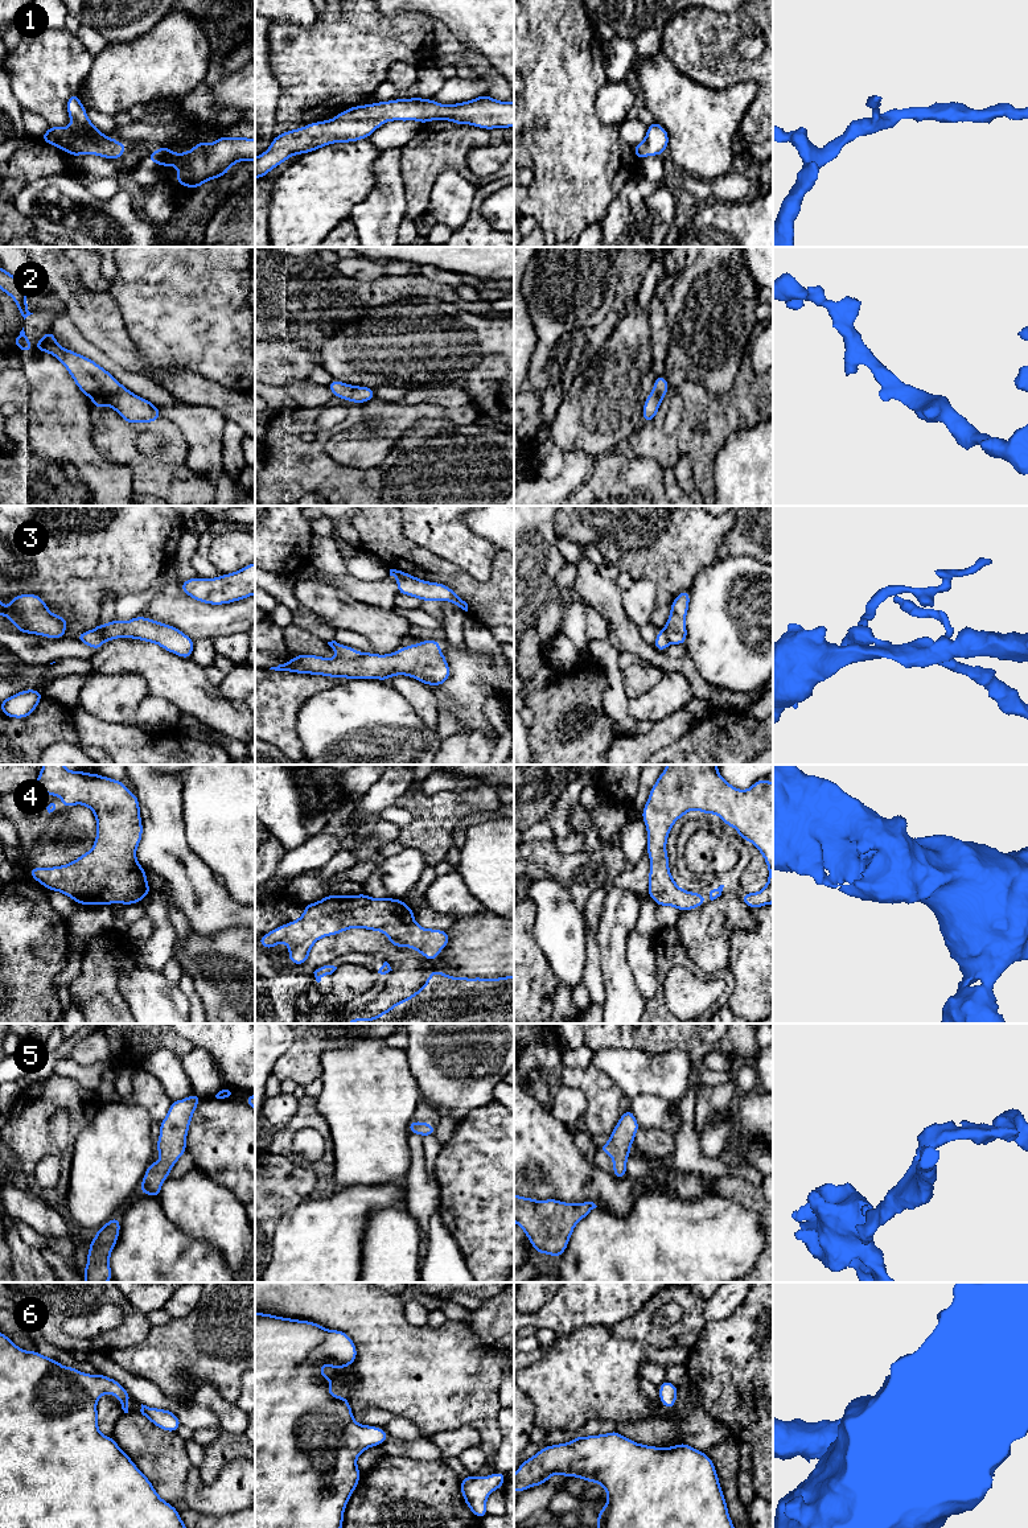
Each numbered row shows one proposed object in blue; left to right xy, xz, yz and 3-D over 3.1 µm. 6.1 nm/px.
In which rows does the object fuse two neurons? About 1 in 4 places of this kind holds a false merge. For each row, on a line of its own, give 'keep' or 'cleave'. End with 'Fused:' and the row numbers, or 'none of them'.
1: keep
2: keep
3: cleave
4: keep
5: keep
6: keep
Fused: 3

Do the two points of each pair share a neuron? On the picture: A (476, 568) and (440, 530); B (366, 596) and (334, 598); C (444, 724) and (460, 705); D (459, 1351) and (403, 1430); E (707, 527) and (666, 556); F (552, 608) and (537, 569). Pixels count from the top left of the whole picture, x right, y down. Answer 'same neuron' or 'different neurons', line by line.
A: same neuron
B: different neurons
C: different neurons
D: different neurons
E: same neuron
F: different neurons

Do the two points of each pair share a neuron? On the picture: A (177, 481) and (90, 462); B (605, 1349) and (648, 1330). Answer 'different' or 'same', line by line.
A: different
B: different

